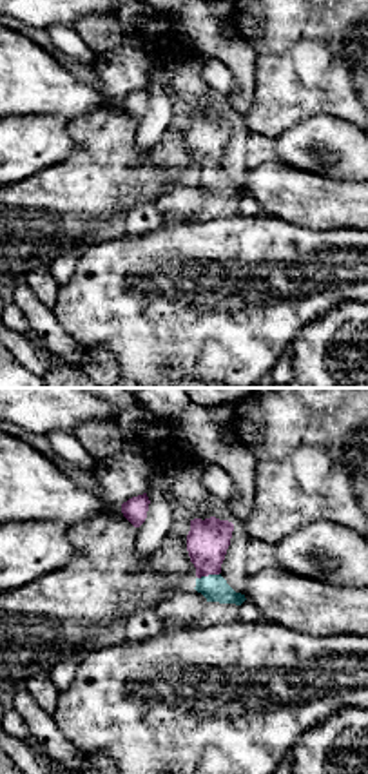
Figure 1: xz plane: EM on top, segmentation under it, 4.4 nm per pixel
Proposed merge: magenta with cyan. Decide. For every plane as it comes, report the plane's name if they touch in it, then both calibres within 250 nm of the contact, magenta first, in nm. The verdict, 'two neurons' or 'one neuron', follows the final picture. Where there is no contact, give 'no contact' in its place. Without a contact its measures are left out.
xz | 190/120 nm

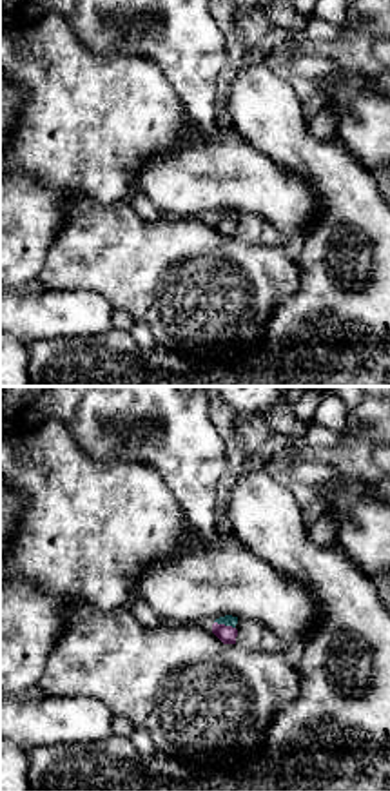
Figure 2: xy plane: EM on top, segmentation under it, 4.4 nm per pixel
xy | 80/50 nm

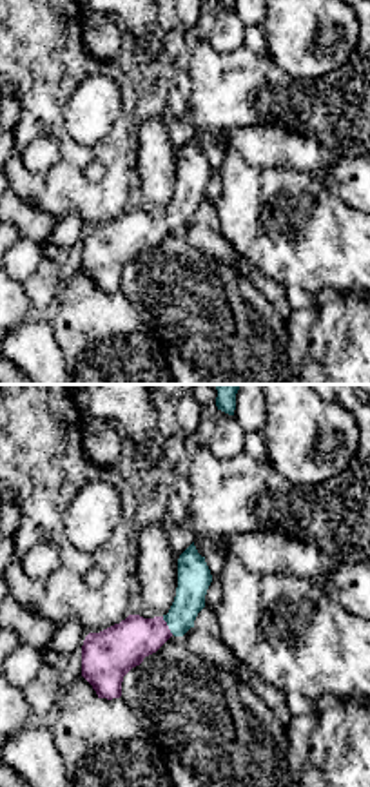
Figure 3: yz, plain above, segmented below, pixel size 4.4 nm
yz | 220/150 nm

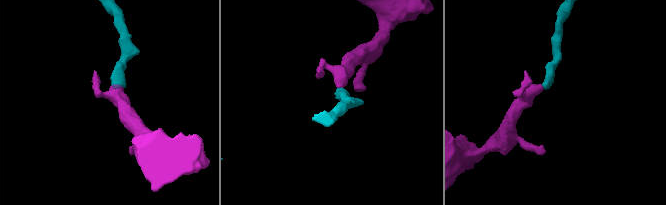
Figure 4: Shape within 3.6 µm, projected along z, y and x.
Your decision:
one neuron

